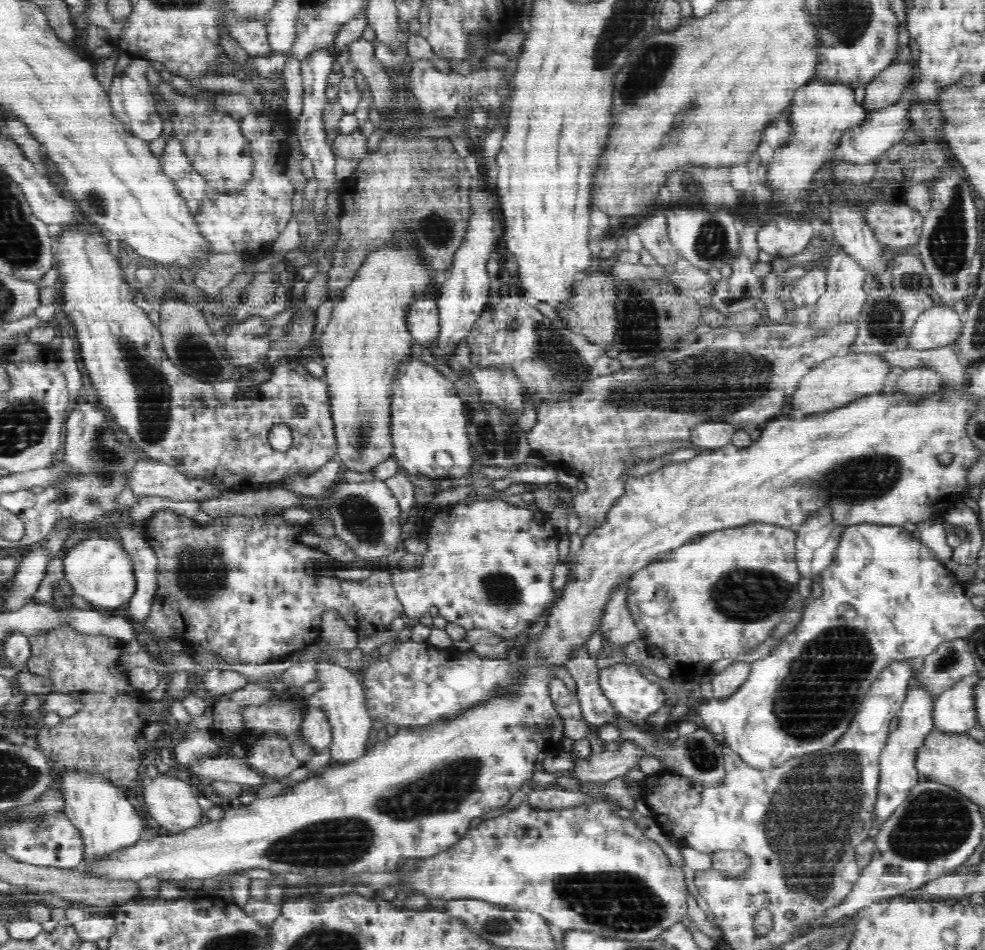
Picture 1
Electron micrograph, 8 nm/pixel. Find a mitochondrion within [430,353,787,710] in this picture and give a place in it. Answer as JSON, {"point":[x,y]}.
{"point":[499,589]}

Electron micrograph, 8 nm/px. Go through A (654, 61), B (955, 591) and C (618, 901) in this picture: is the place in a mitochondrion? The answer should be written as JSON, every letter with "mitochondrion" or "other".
{"A":"mitochondrion","B":"other","C":"mitochondrion"}

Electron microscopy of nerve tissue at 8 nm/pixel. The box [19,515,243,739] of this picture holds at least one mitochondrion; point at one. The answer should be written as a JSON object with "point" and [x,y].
{"point":[200,568]}

